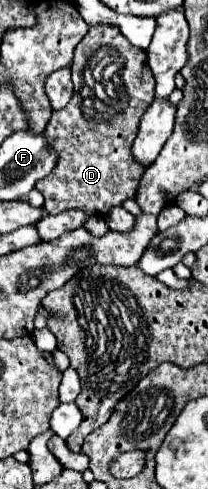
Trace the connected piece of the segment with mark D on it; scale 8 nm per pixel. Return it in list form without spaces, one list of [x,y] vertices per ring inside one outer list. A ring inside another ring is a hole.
[[[90,27],[74,49],[72,59],[74,95],[70,103],[54,111],[46,137],[60,153],[54,171],[34,187],[44,195],[44,209],[58,215],[68,209],[104,217],[112,207],[134,199],[144,167],[130,159],[130,147],[138,133],[142,113],[154,99],[154,75],[146,65],[146,53],[130,45],[116,27]]]

